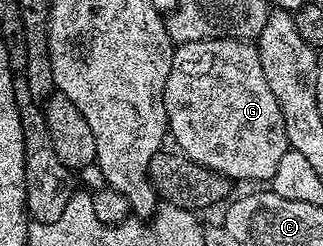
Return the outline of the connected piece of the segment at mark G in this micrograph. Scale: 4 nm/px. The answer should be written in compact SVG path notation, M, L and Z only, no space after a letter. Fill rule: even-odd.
M207 39L206 41L194 41L193 43L181 43L173 50L172 64L170 65L170 77L166 77L166 89L164 90L164 104L168 114L168 129L170 139L183 154L188 155L198 165L208 167L211 171L217 171L229 181L235 179L264 179L271 181L274 177L274 169L278 169L278 161L282 161L282 153L290 150L286 137L286 125L282 121L282 109L278 109L278 97L270 93L270 81L266 81L266 73L262 73L262 61L260 60L260 48L255 42L243 39Z

